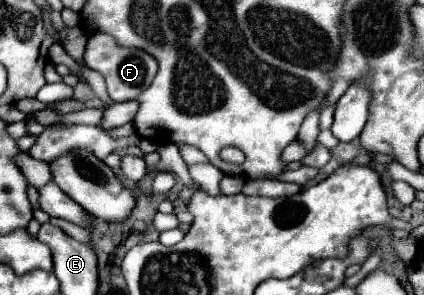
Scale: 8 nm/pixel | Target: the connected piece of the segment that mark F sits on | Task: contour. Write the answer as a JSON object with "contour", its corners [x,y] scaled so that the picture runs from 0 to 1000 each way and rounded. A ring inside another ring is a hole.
{"contour":[[[222,112],[208,132],[198,207],[212,234],[241,247],[264,342],[321,336],[340,302],[349,302],[363,254],[373,247],[373,214],[354,180],[340,180],[340,166],[292,166],[274,153],[269,125],[255,125],[255,112]]]}

